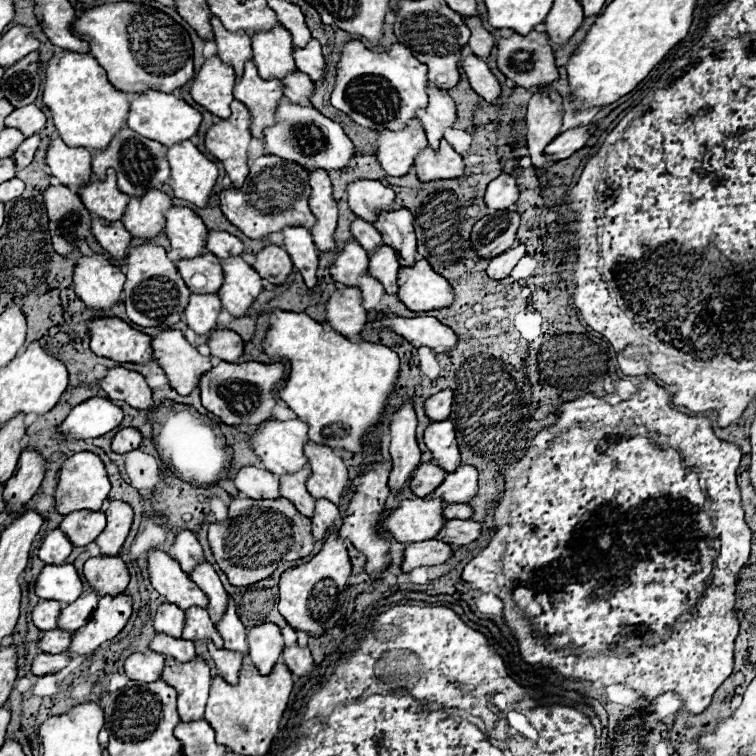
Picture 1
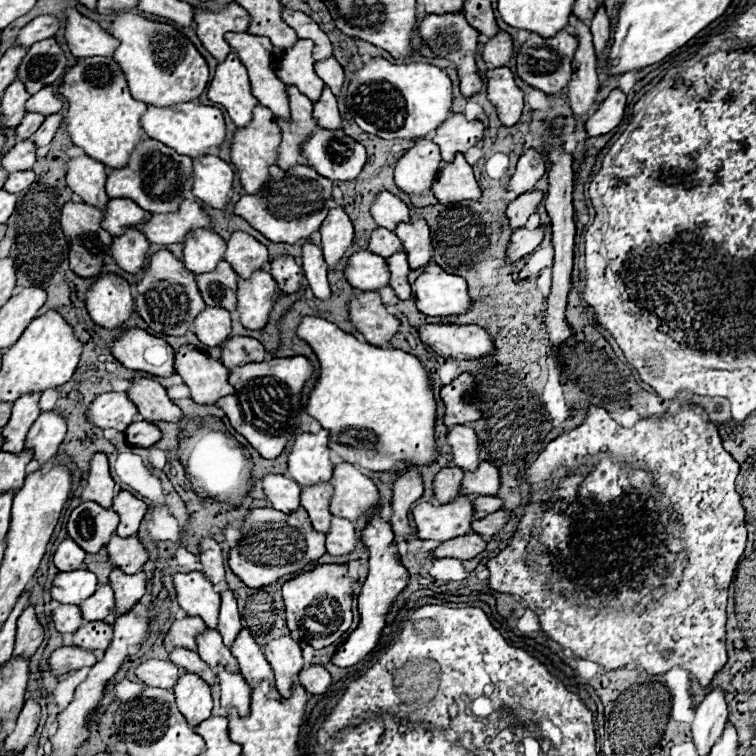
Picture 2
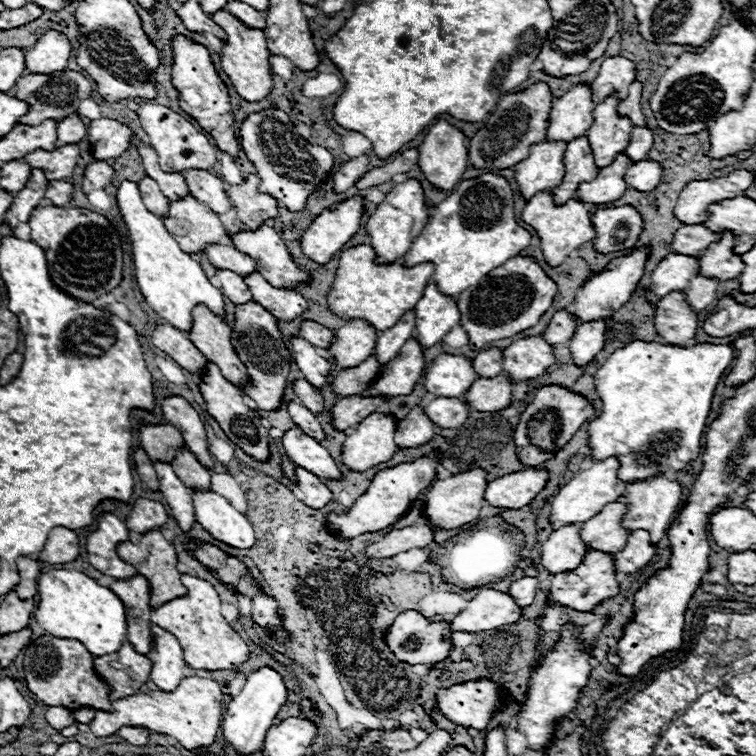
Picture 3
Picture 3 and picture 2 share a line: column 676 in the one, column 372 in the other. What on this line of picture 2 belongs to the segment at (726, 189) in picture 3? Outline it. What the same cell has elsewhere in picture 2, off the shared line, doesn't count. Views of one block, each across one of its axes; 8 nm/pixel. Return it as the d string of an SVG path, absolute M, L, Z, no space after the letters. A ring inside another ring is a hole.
M382 190L380 194L376 194L376 198L370 206L370 214L378 226L384 226L388 230L394 230L398 222L410 220L408 206L388 190Z

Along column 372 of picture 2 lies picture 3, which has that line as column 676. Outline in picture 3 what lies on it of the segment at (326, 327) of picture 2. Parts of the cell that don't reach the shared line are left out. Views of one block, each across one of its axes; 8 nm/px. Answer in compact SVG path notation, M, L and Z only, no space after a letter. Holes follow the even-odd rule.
M630 342L628 346L616 350L594 374L596 394L602 400L602 412L588 426L590 456L596 460L616 456L620 460L618 480L648 480L670 470L684 468L700 452L700 436L710 412L710 402L714 388L722 372L734 360L732 346L726 344L694 344L690 348L656 344L656 342Z

